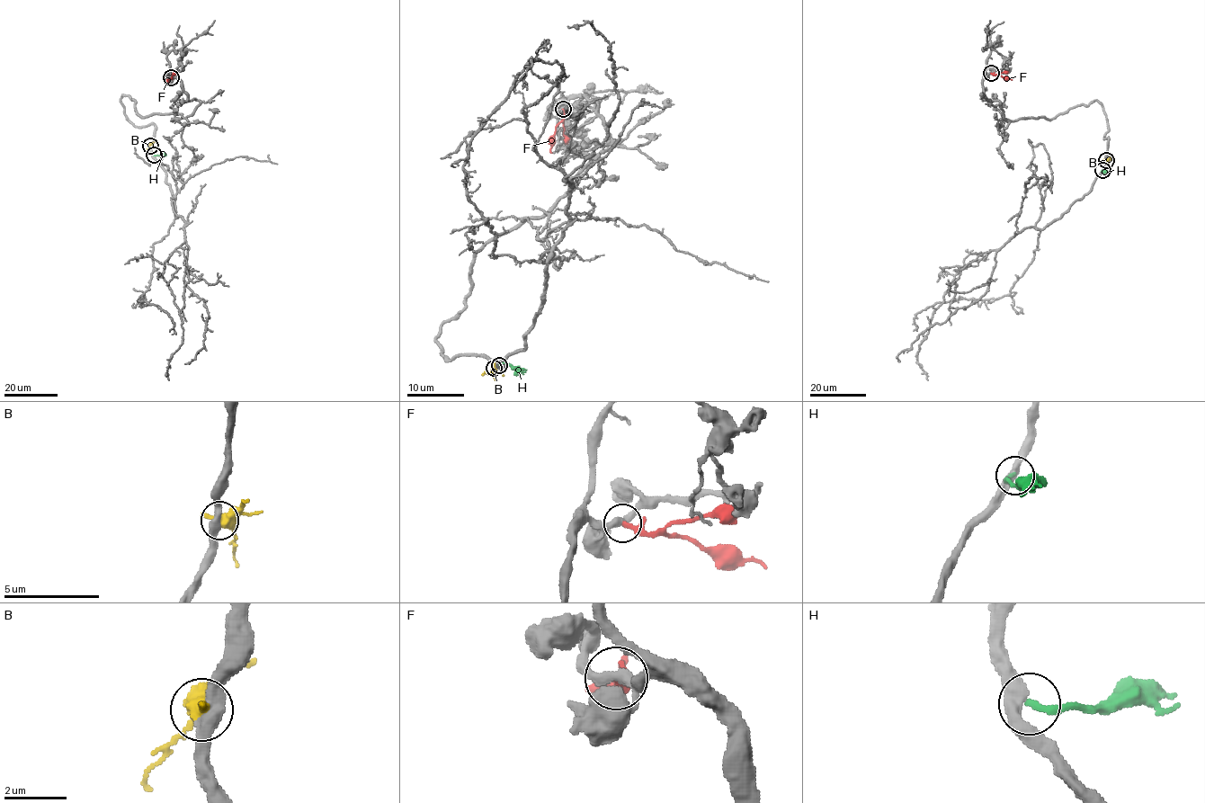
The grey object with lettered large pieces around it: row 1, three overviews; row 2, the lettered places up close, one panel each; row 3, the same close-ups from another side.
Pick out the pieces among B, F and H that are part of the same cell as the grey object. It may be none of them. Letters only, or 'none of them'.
none of them

